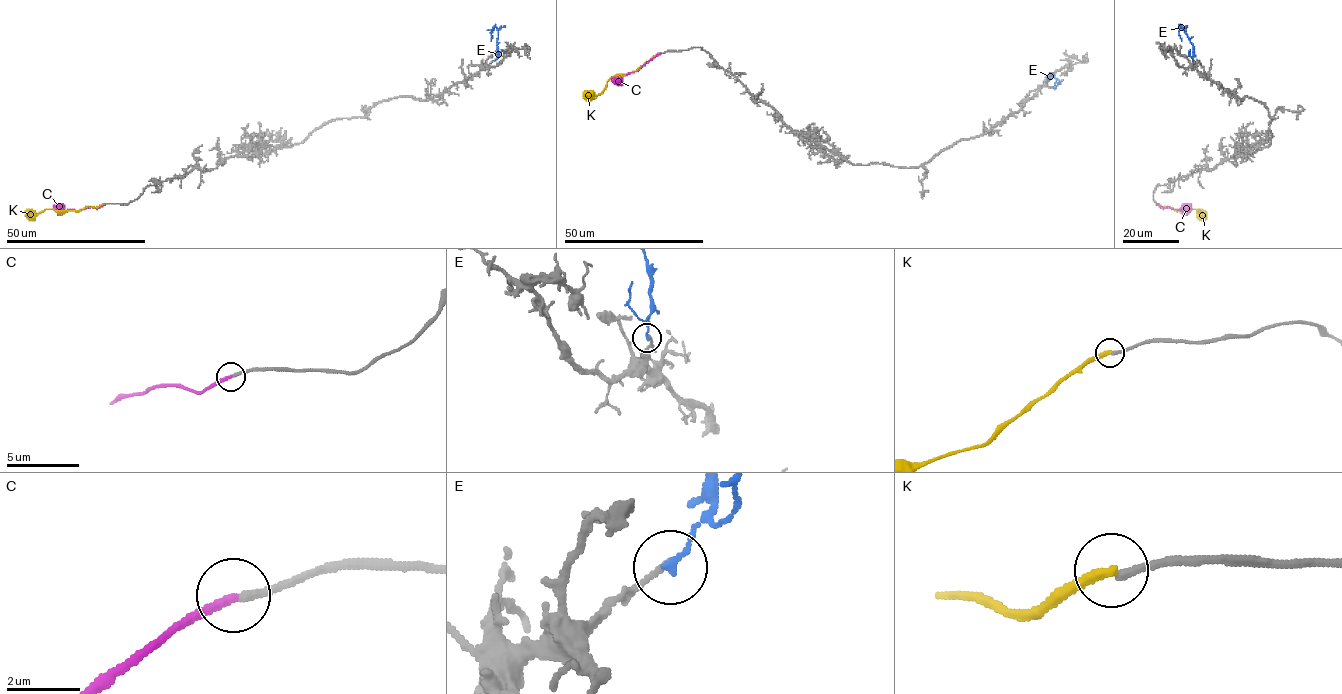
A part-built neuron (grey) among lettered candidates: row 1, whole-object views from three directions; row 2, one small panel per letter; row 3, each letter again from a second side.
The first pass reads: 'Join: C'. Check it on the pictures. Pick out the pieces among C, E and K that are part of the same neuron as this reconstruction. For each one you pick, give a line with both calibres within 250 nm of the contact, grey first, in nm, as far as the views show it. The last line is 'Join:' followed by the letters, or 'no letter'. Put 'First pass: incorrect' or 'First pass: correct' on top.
First pass: correct
C: 220 nm thick on the grey side, 240 nm on the other
Join: C

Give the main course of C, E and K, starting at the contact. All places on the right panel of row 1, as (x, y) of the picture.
C: (1159, 205), (1177, 210), (1189, 207)
E: (1192, 60), (1193, 46), (1182, 26), (1178, 30), (1182, 40)
K: (1159, 204), (1177, 211), (1196, 209), (1202, 214), (1198, 215), (1200, 214)

